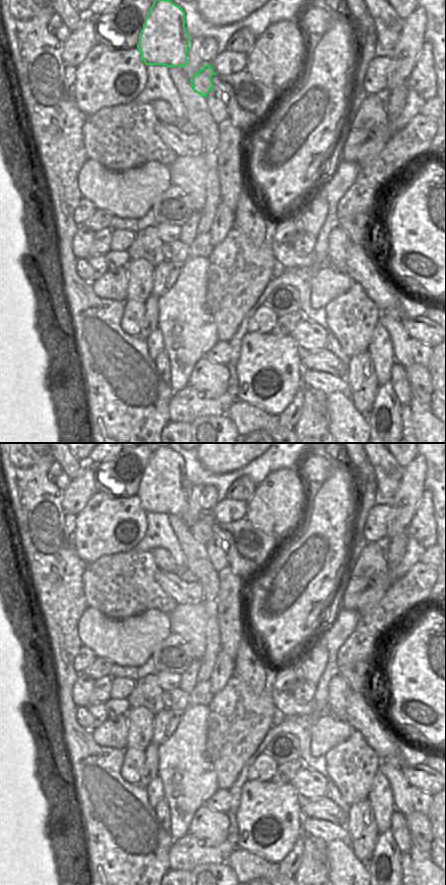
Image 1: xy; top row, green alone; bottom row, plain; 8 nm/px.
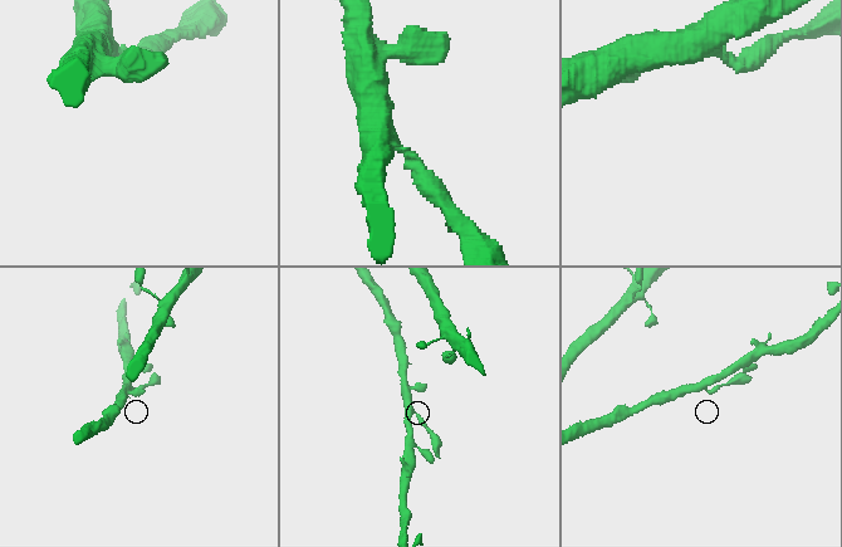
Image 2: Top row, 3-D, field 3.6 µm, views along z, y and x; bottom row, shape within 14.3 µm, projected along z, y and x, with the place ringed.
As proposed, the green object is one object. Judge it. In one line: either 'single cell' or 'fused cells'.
single cell

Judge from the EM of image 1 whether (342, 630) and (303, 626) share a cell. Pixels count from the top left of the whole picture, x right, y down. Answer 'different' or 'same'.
different

